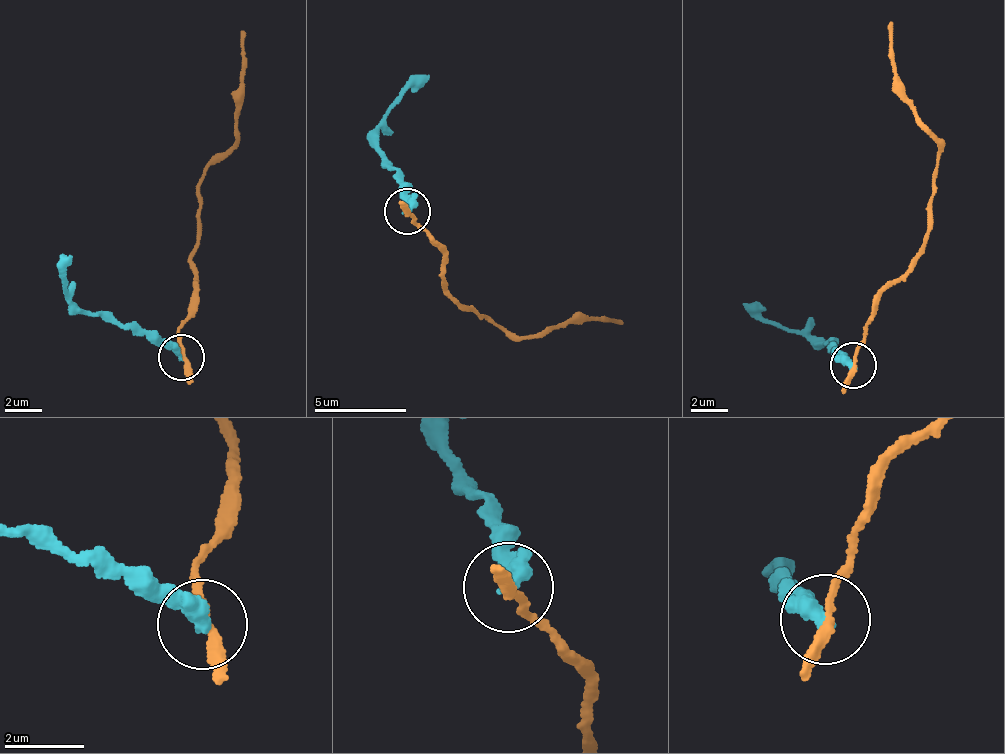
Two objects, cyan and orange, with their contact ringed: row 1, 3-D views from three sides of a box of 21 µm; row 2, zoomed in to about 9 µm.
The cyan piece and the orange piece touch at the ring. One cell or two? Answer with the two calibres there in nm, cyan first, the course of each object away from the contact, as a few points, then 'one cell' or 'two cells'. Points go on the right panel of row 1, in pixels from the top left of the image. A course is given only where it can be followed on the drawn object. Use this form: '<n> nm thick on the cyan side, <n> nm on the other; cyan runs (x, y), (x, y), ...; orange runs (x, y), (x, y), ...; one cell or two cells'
440 nm thick on the cyan side, 220 nm on the other; cyan runs (854, 367), (833, 356), (827, 339), (811, 341), (741, 305); orange runs (854, 367), (876, 297), (915, 265), (938, 159), (938, 147), (917, 121), (892, 71), (889, 20); two cells

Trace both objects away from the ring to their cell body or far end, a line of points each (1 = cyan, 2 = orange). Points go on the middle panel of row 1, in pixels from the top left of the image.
1: (405, 212), (396, 176), (378, 130), (389, 105), (429, 73)
2: (405, 212), (440, 245), (439, 284), (516, 336), (592, 315), (624, 322)

